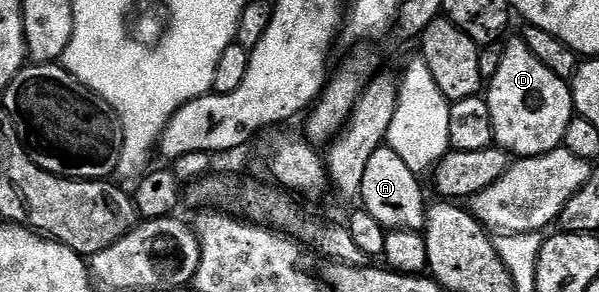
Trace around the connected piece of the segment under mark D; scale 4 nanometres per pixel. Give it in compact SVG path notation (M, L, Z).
M524 37L511 38L504 43L505 51L497 62L497 71L494 72L493 79L490 82L488 79L487 82L487 101L491 108L493 141L510 156L516 156L518 159L538 158L541 154L558 149L564 143L565 133L569 131L569 126L575 117L573 91L566 79L555 76L551 68L545 67L531 53L531 48L527 48Z

